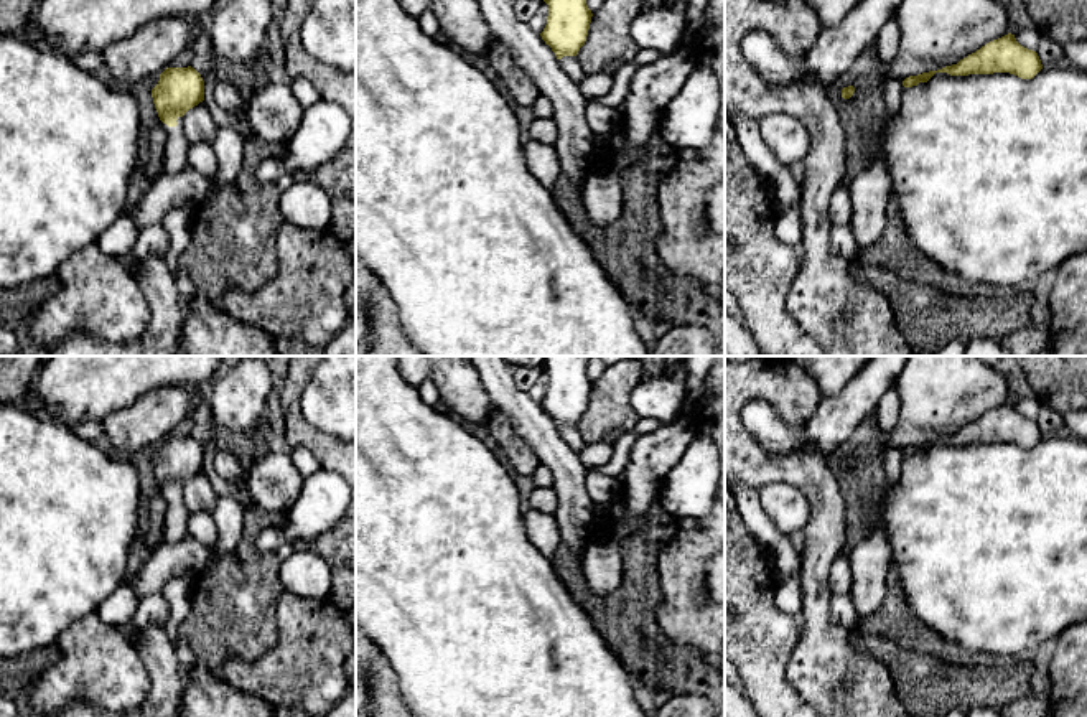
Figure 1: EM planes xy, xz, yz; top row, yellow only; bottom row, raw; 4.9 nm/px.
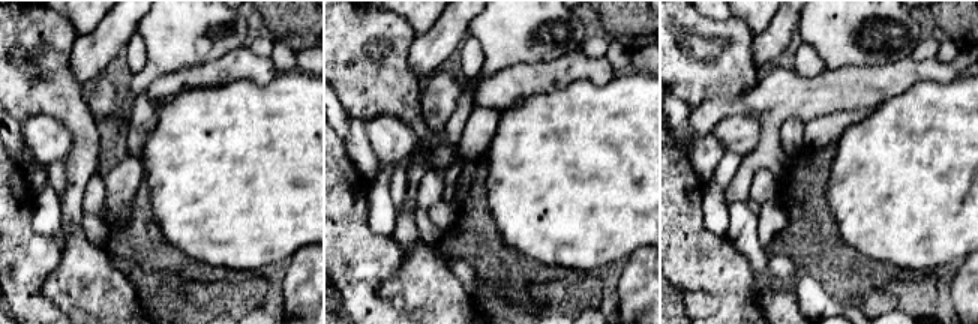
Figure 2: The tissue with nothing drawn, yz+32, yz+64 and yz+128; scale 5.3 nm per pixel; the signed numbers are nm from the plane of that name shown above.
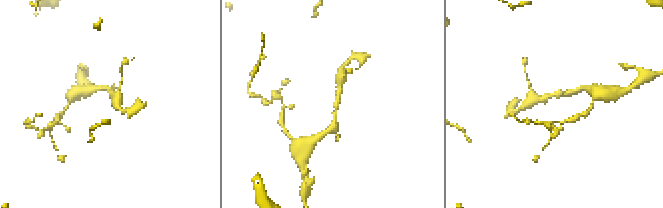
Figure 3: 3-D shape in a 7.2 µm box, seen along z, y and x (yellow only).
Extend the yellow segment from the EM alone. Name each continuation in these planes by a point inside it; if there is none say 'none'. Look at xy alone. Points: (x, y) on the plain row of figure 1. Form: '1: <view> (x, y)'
1: xy (177, 516)

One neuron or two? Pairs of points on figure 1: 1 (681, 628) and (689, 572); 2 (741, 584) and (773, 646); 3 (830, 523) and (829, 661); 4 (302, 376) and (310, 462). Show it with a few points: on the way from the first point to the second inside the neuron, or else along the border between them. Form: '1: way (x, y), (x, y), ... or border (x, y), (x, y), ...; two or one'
1: way (681, 615), (681, 585); one
2: way (741, 599), (741, 615), (758, 632); one
3: way (817, 557), (816, 627); one
4: border (292, 447), (305, 447), (321, 467); two

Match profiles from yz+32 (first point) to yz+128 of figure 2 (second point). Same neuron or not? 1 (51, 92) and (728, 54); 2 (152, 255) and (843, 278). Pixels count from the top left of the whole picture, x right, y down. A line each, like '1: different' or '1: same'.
1: same
2: same

